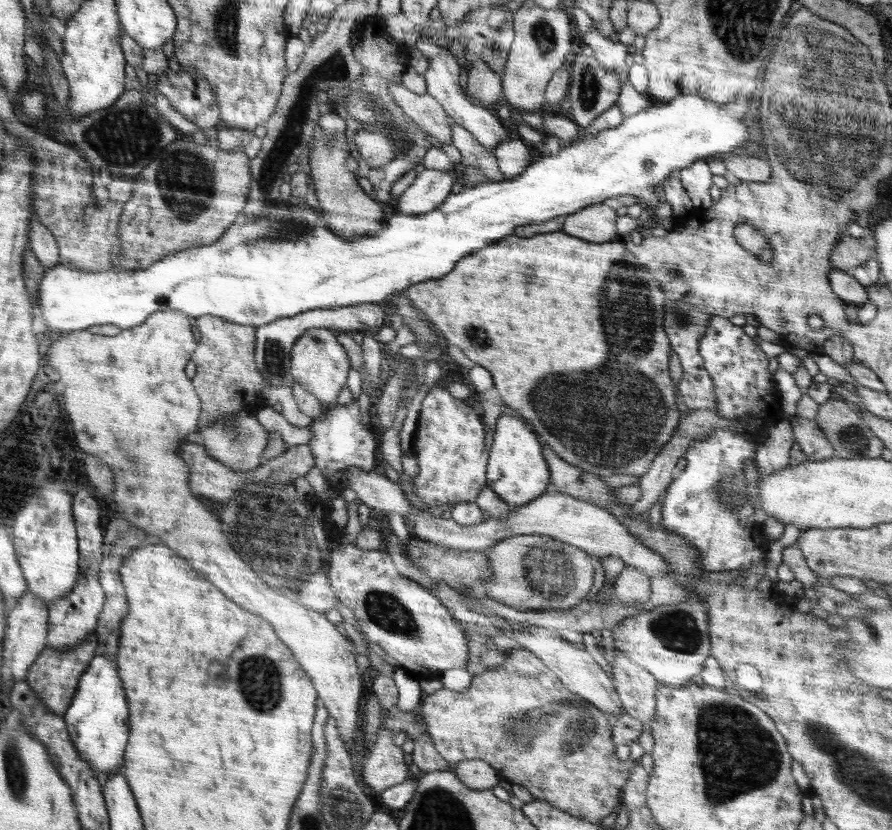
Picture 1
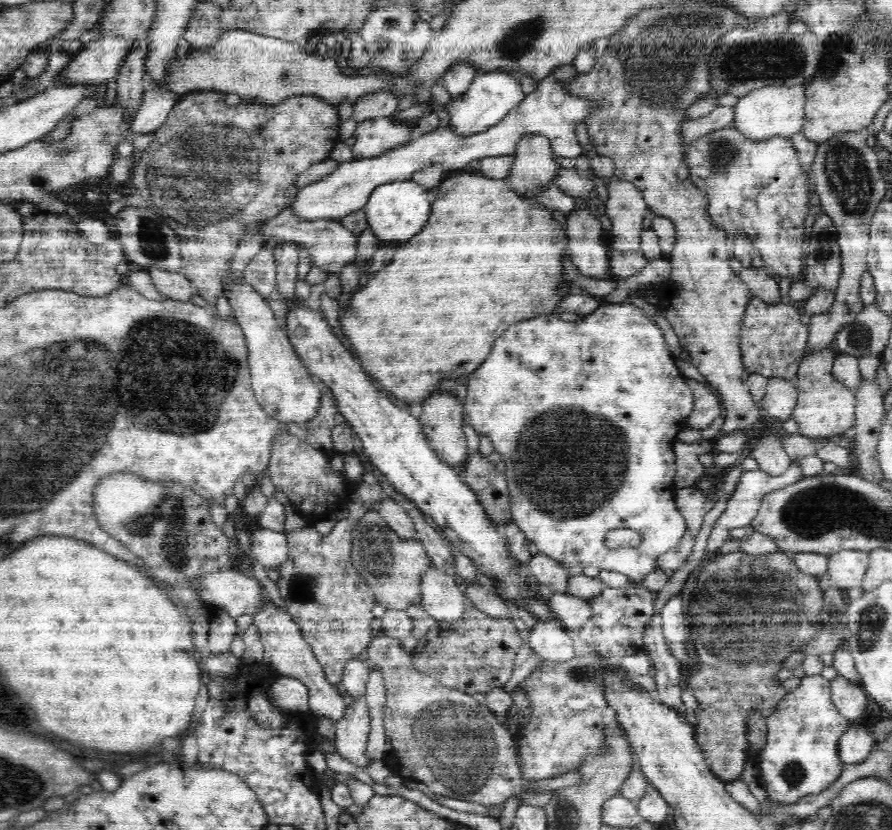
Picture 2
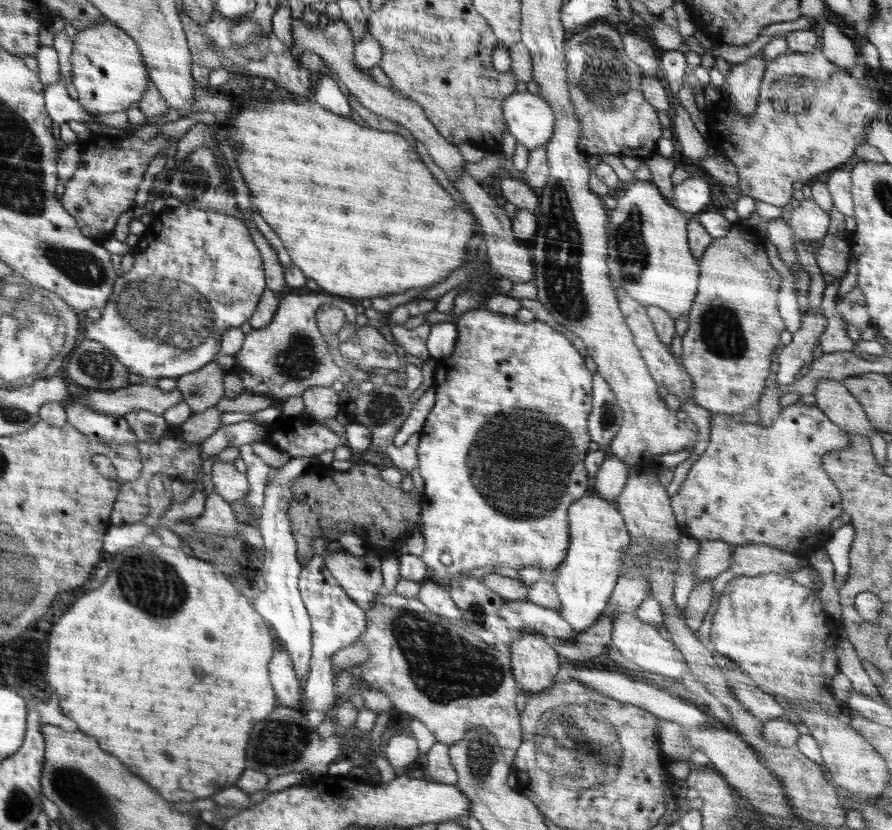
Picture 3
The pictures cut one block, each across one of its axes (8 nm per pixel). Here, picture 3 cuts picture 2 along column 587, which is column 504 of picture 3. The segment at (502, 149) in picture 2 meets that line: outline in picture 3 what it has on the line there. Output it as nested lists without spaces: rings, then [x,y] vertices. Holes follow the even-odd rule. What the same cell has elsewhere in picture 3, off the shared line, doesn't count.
[[[516,90],[503,101],[502,111],[506,128],[529,152],[550,141],[555,119],[540,95]]]

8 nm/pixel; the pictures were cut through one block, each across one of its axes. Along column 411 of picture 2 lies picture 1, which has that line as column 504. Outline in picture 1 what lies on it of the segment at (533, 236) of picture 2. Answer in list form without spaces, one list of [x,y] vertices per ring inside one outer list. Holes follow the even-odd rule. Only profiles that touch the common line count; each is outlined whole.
[[[561,230],[547,234],[548,238],[524,238],[524,240],[516,238],[516,236],[508,236],[506,240],[500,240],[494,246],[488,246],[484,250],[478,250],[478,252],[466,256],[446,276],[412,284],[410,288],[406,288],[405,292],[410,298],[410,304],[414,304],[418,310],[426,313],[428,320],[436,324],[437,330],[444,334],[450,348],[462,351],[476,365],[483,366],[490,372],[493,378],[493,387],[498,390],[502,402],[522,414],[536,431],[539,441],[542,444],[548,444],[562,460],[598,477],[612,476],[612,474],[634,476],[646,474],[654,457],[676,432],[678,420],[680,420],[676,404],[677,390],[670,378],[671,344],[668,335],[664,332],[663,317],[664,303],[666,302],[664,292],[651,272],[643,268],[636,257],[625,248],[625,242],[621,239],[604,243],[590,243],[570,236]],[[600,300],[602,300],[602,304],[600,304]],[[604,374],[610,374],[610,382],[612,382],[610,386],[608,386],[608,382],[606,384],[592,384],[592,382],[586,384],[586,380],[592,380],[592,376],[608,380],[608,376],[604,376]],[[538,386],[540,386],[540,402],[534,400]],[[576,392],[578,392],[578,398],[576,398]],[[578,428],[582,432],[578,432]]]

